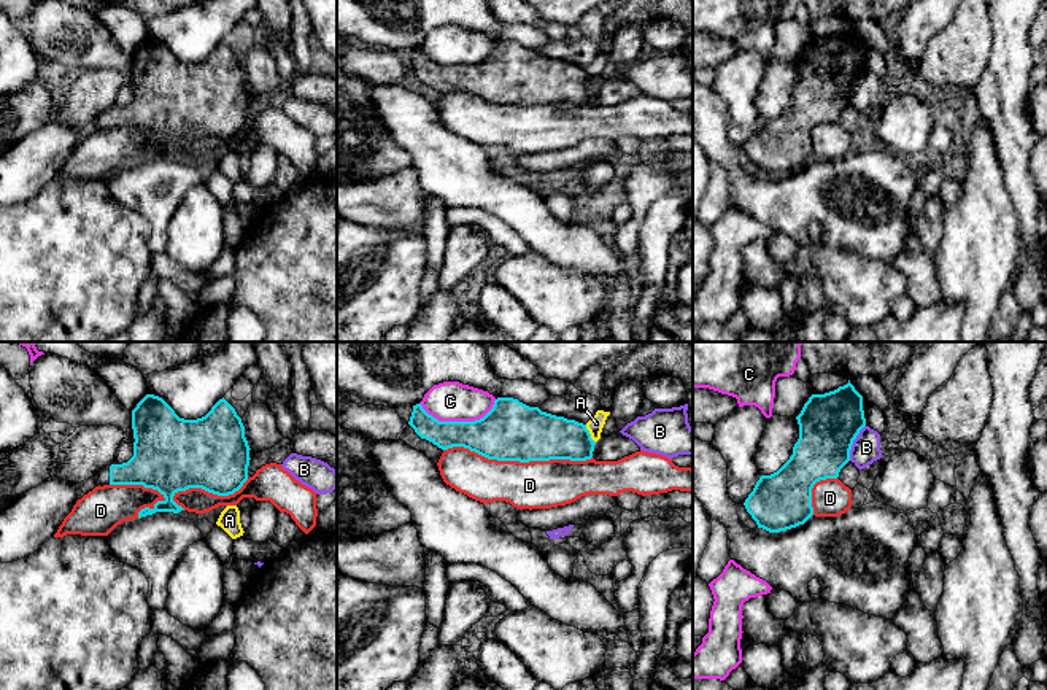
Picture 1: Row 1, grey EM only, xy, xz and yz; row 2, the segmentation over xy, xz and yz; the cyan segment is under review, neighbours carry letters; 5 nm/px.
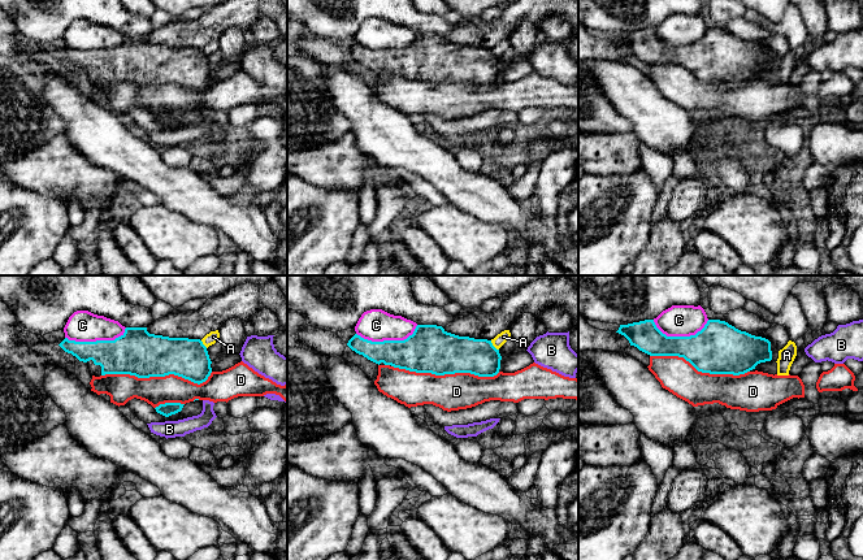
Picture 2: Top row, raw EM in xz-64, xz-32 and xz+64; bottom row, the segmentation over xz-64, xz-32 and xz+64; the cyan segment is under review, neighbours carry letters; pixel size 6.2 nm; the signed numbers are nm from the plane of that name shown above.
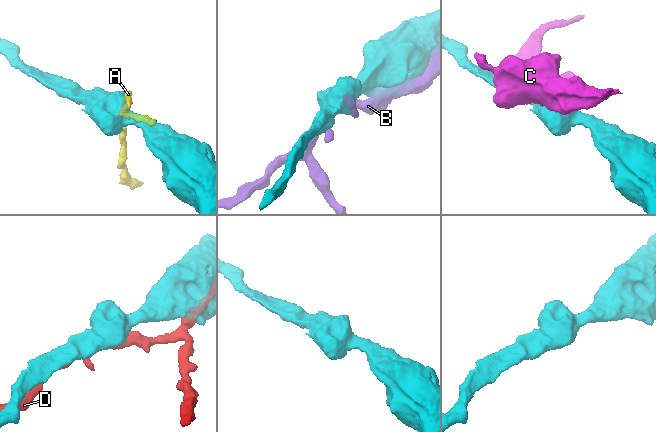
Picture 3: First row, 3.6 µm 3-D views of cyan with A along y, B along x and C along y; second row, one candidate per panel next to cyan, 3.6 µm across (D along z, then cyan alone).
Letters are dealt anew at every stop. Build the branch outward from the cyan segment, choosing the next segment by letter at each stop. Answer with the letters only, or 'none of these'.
none of these

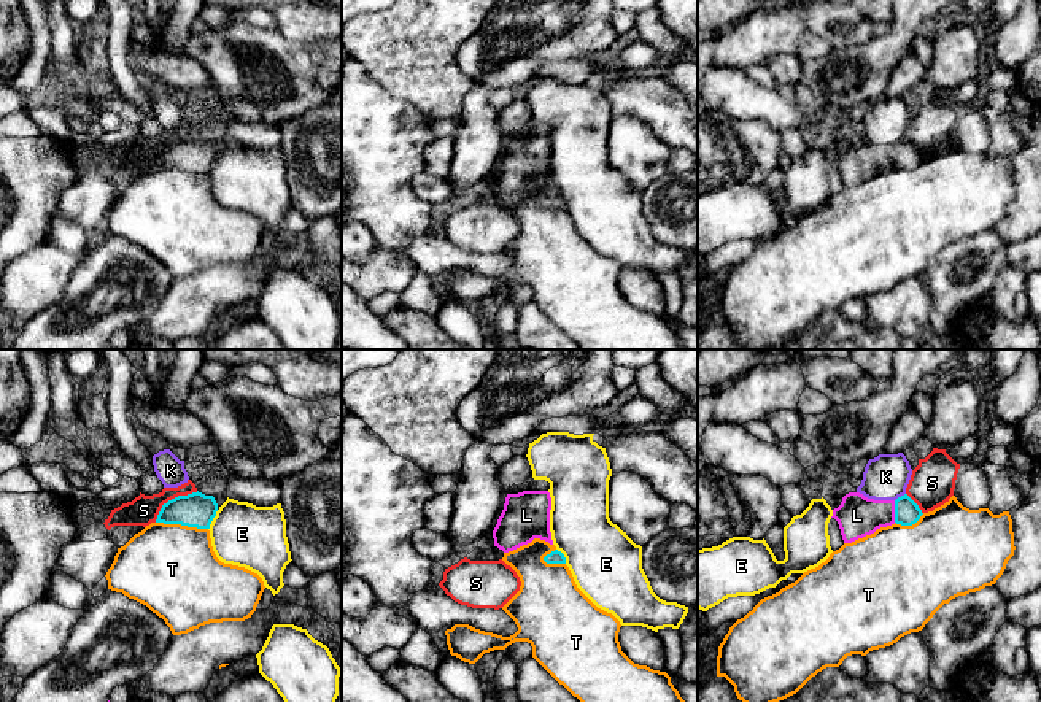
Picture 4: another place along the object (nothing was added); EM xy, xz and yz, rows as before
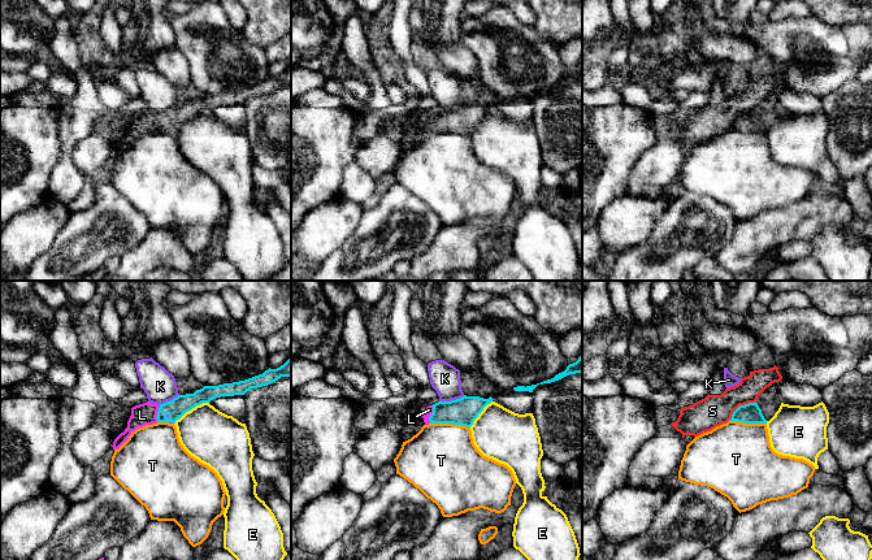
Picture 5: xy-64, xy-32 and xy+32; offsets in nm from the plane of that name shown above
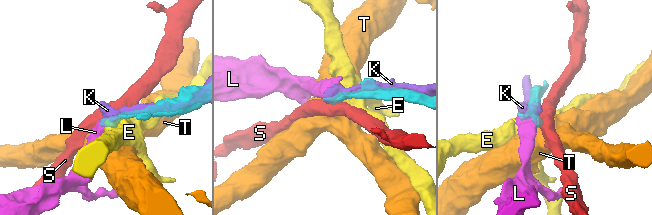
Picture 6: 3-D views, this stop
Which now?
L

